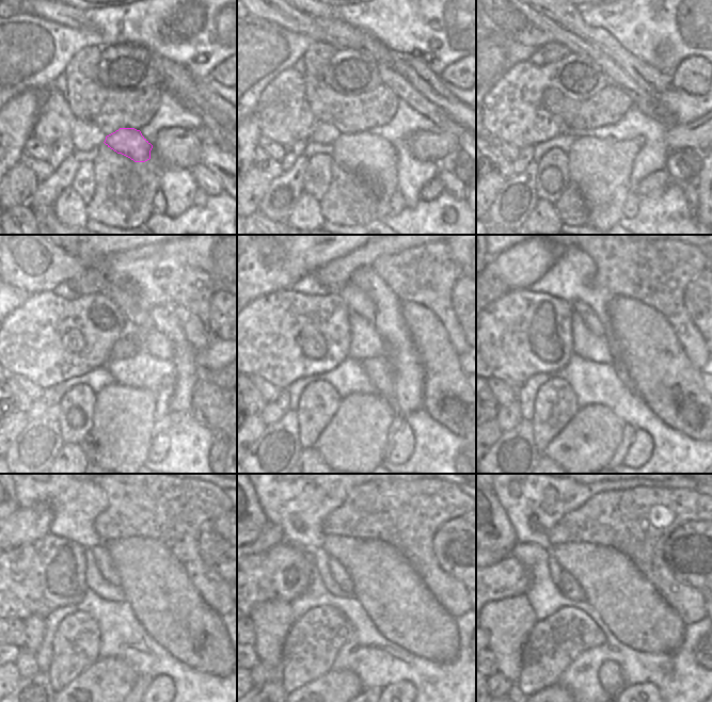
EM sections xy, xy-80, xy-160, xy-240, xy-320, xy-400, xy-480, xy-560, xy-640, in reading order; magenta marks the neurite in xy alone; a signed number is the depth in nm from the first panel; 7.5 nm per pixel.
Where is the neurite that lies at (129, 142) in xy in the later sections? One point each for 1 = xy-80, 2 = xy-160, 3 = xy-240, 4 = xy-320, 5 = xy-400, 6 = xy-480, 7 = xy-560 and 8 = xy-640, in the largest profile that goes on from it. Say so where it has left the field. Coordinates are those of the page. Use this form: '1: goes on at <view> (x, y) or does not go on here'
1: goes on at xy-80 (356, 152)
2: goes on at xy-160 (601, 169)
3: goes on at xy-240 (122, 432)
4: goes on at xy-320 (354, 441)
5: goes on at xy-400 (587, 444)
6: goes on at xy-480 (103, 686)
7: goes on at xy-560 (332, 690)
8: goes on at xy-640 (556, 690)

